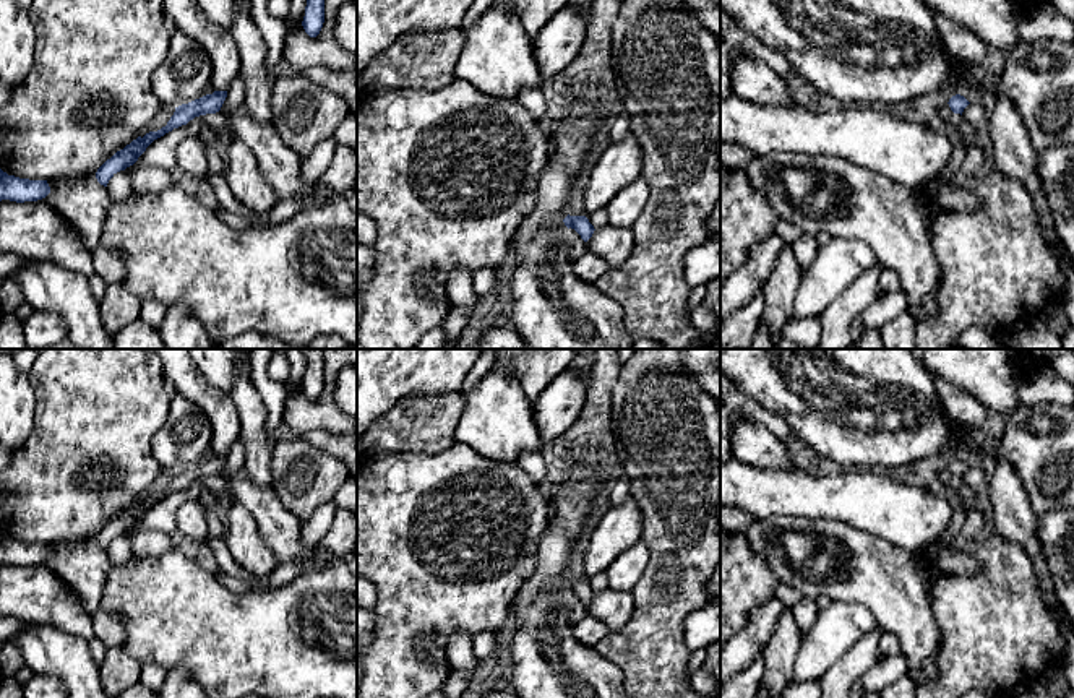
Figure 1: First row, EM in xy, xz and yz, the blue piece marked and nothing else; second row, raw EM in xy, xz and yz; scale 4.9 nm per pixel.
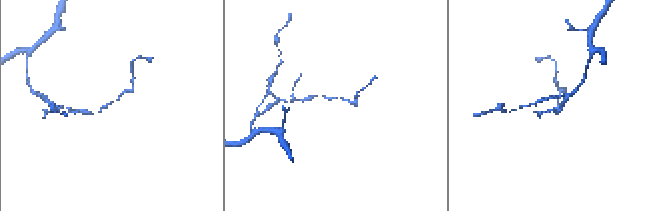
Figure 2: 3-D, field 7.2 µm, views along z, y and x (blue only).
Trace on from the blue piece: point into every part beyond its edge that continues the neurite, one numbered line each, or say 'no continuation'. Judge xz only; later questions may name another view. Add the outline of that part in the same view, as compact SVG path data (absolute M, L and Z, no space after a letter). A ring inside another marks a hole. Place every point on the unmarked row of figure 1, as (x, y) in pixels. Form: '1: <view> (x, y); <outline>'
no continuation

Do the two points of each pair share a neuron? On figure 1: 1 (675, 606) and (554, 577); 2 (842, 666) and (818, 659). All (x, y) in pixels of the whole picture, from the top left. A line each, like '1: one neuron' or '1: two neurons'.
1: two neurons
2: two neurons

